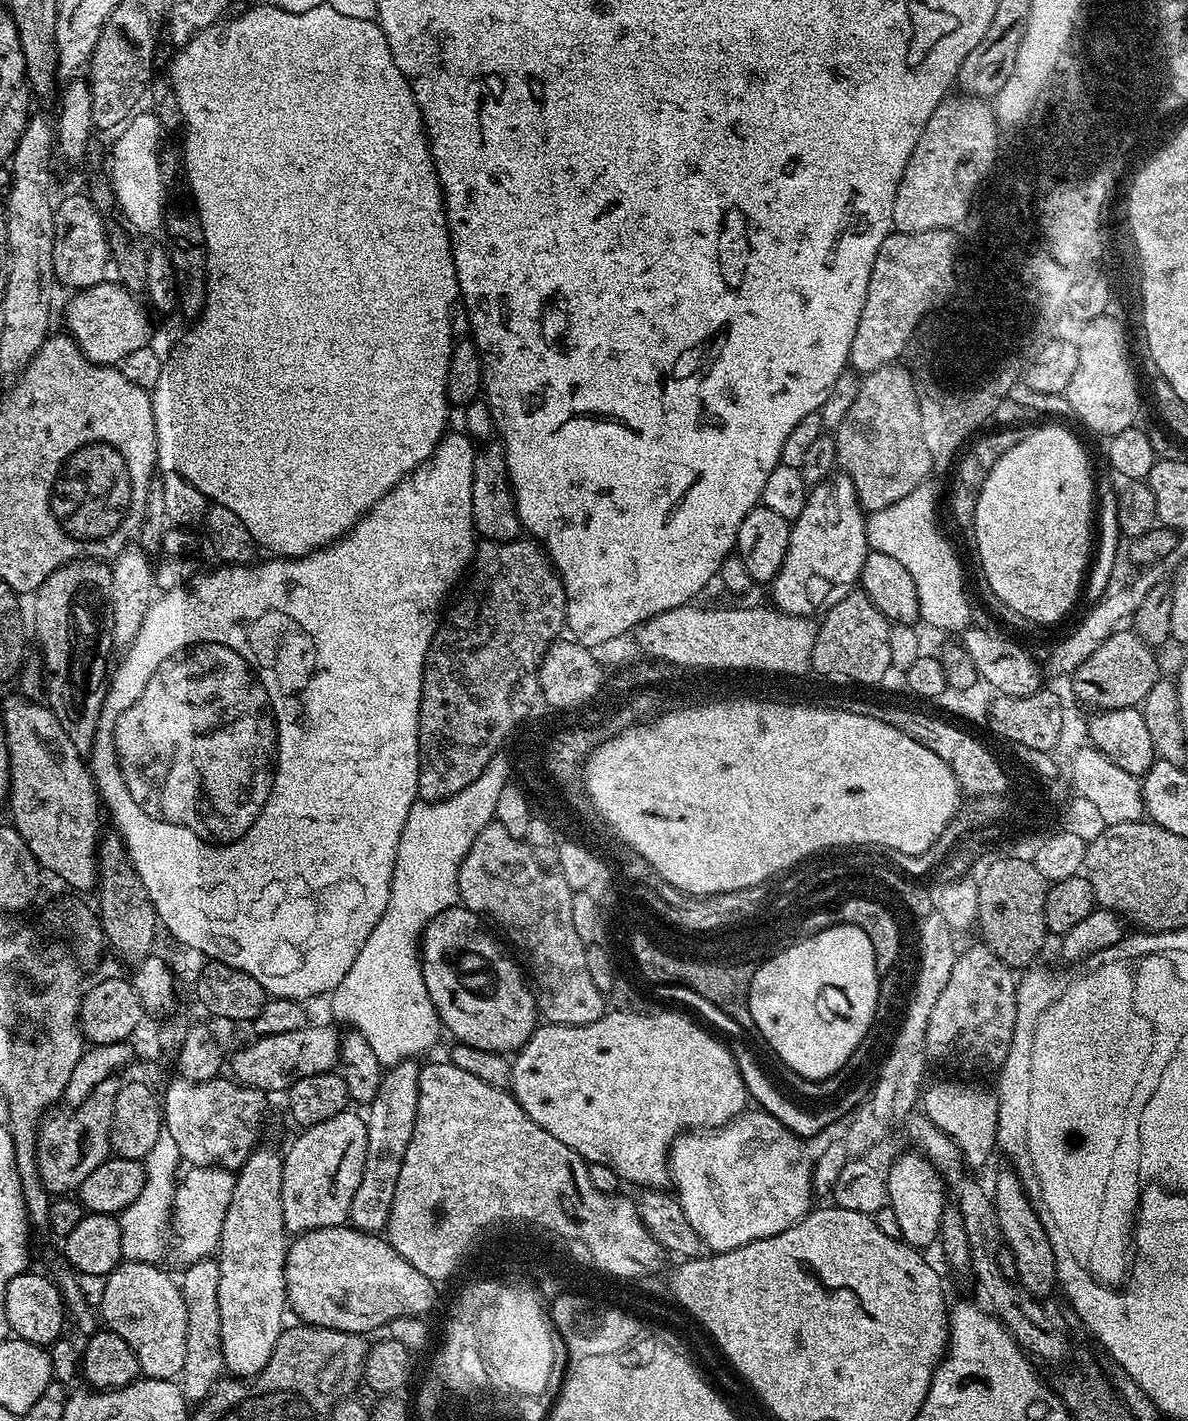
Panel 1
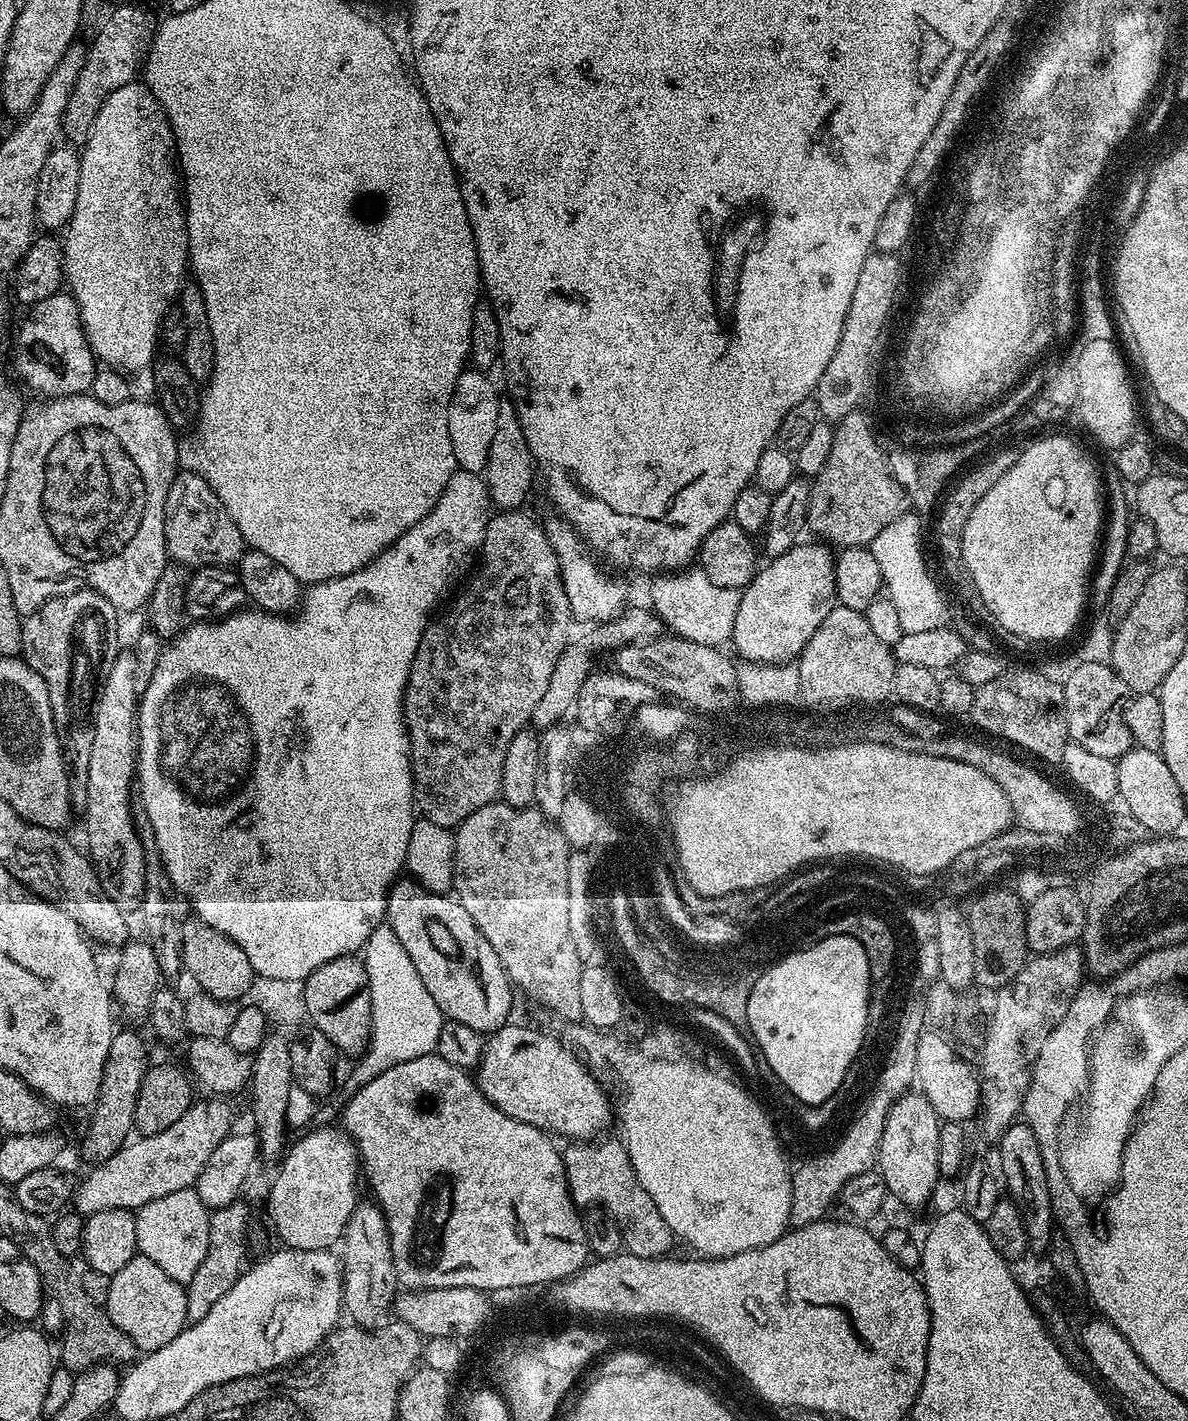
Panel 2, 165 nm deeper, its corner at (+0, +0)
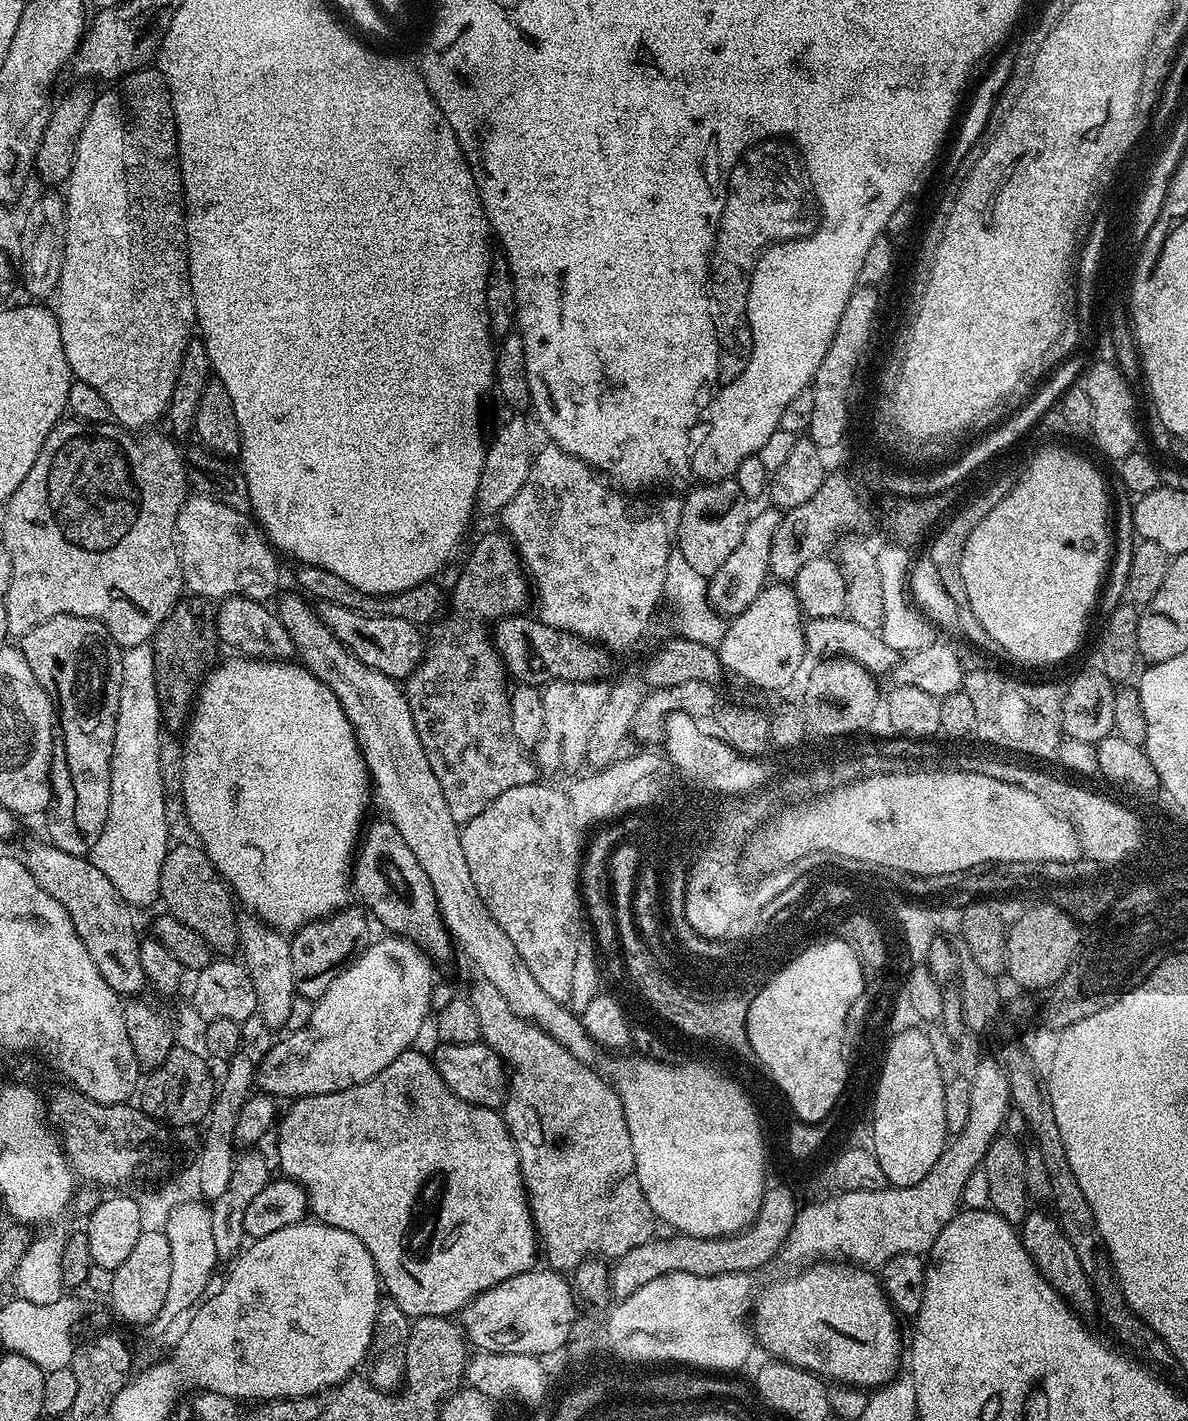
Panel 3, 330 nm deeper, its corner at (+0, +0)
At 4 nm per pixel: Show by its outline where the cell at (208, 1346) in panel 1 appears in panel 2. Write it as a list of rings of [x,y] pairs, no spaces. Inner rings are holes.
[[[243,1199],[230,1202],[226,1206],[215,1209],[210,1215],[210,1246],[206,1250],[206,1258],[202,1258],[202,1266],[194,1273],[194,1278],[186,1286],[186,1314],[189,1321],[206,1318],[210,1306],[234,1286],[234,1282],[246,1267],[244,1260],[244,1242],[248,1236],[248,1208]]]

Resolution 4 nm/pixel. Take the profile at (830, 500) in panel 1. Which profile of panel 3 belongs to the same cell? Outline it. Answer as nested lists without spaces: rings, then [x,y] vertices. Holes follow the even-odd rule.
[[[784,582],[769,583],[748,609],[731,617],[718,647],[721,669],[768,692],[786,687],[799,674],[800,663],[806,660],[804,626],[795,587]]]

